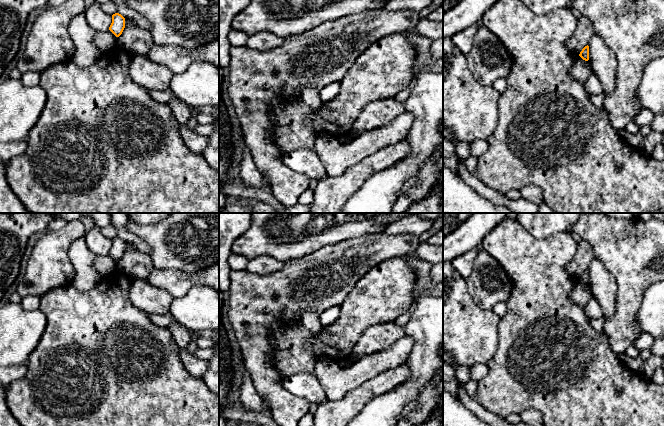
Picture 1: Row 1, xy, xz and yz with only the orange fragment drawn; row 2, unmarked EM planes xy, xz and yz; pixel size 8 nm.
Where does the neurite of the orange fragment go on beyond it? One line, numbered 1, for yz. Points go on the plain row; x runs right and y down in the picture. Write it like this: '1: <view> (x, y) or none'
1: none

